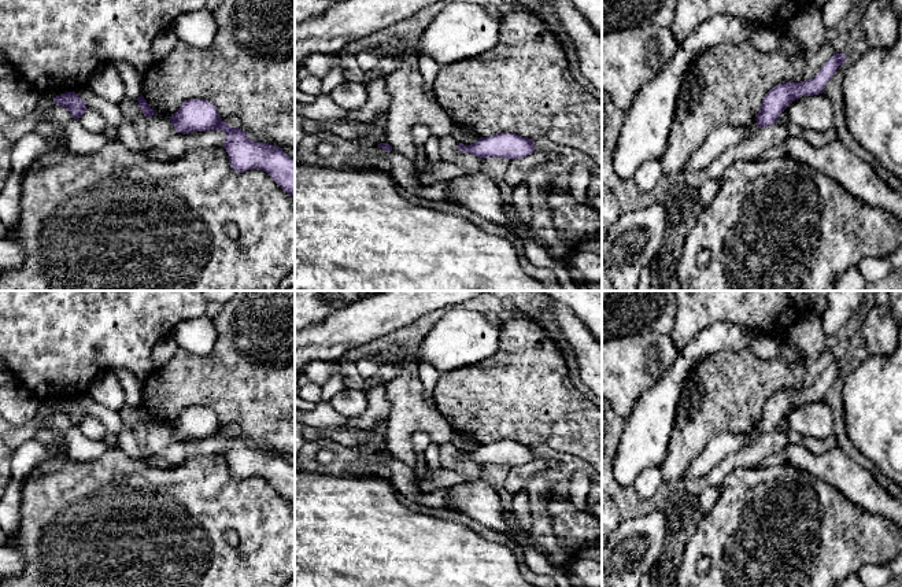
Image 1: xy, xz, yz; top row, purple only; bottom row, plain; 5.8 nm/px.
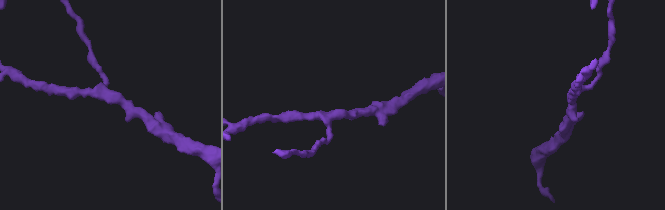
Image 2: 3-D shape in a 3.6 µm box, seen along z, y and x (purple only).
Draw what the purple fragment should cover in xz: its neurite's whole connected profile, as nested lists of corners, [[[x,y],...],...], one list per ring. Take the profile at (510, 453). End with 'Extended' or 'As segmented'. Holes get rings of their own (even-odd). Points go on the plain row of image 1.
[[[499,440],[491,444],[480,444],[470,453],[458,451],[459,458],[477,465],[525,465],[536,457],[535,448],[515,440]]]. As segmented

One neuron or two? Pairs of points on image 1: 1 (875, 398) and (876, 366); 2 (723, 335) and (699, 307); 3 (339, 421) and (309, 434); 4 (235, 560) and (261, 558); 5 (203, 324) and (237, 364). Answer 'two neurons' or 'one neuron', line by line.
1: one neuron
2: two neurons
3: two neurons
4: one neuron
5: two neurons

